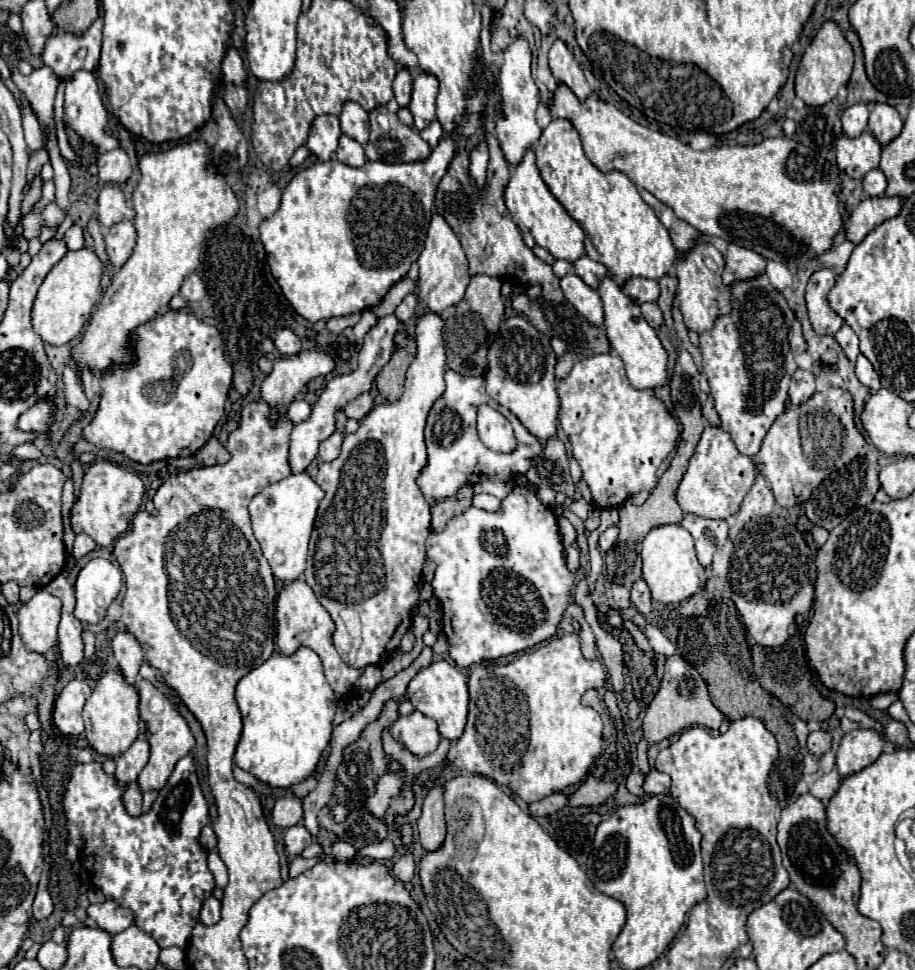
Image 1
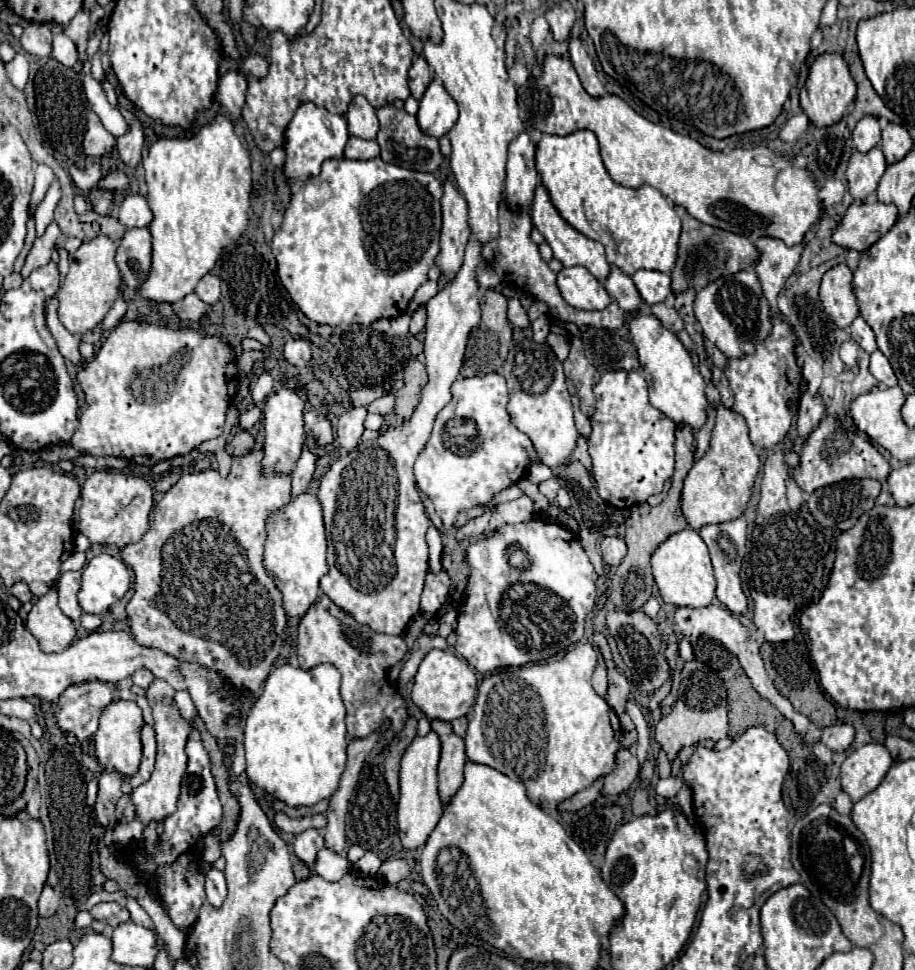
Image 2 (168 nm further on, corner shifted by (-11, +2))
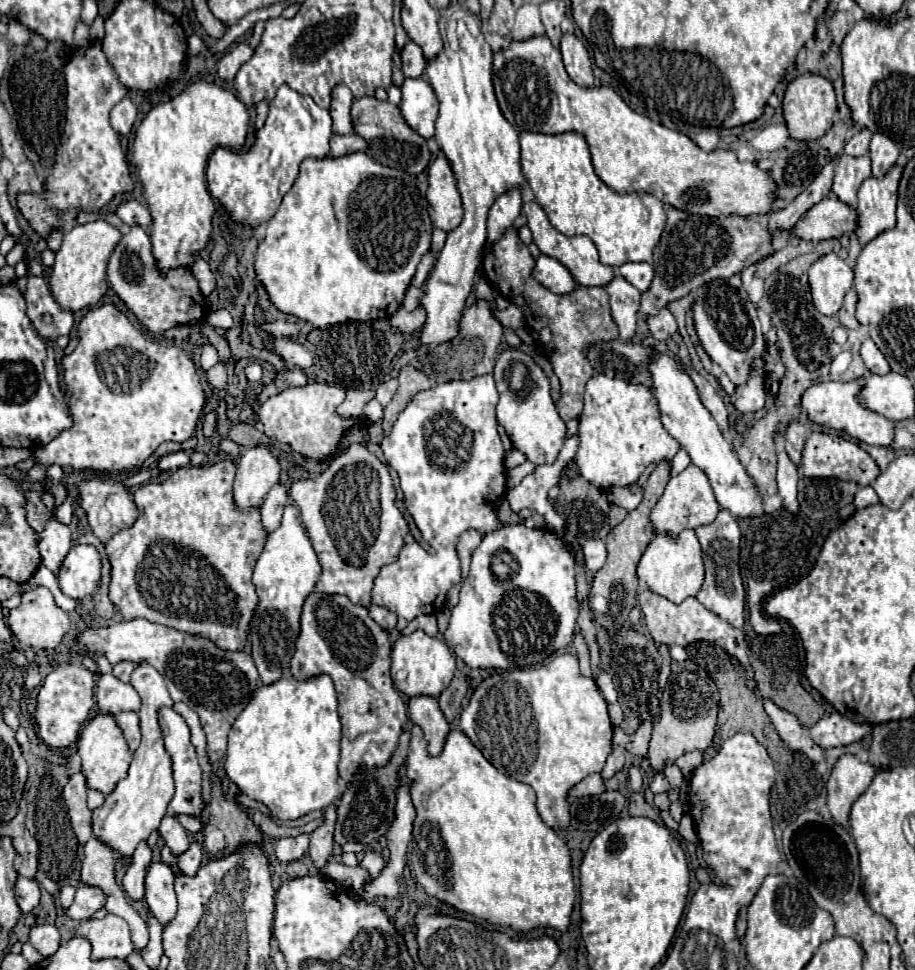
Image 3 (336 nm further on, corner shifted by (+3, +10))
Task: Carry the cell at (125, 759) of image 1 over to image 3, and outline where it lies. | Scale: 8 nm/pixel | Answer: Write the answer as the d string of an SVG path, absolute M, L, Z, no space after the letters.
M119 713L117 723L127 739L127 745L131 751L135 751L141 743L141 733L139 733L139 715L137 713Z

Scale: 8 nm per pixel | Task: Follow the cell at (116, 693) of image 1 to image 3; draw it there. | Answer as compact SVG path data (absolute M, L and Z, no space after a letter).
M99 713L91 721L87 721L79 737L79 755L83 761L83 773L87 777L87 785L101 791L103 795L109 795L115 789L117 781L121 781L127 775L129 761L131 761L131 751L127 747L121 729L117 729L115 715Z

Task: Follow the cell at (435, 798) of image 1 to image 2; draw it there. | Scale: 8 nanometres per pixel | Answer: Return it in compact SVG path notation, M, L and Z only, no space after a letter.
M433 719L431 729L441 739L441 761L439 761L439 795L441 801L447 803L451 799L451 793L459 789L463 783L463 765L467 763L465 745L459 735L453 733L449 721Z

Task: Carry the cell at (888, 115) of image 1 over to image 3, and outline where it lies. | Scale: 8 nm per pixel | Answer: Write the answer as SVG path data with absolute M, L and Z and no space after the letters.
M873 133L871 137L871 149L869 149L869 157L871 157L871 167L873 167L873 175L875 177L883 177L897 161L899 157L899 145L885 137L885 133Z

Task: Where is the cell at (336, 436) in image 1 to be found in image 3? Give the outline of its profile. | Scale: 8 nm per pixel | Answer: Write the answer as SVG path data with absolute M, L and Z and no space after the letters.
M347 391L347 399L335 409L335 413L339 417L351 419L351 417L359 417L363 411L363 405L373 397L373 391Z

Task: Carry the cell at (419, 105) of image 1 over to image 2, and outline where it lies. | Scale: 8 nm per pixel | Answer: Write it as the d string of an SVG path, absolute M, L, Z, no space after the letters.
M431 81L425 95L419 99L417 121L423 133L431 137L443 137L455 125L459 117L459 107L453 97L439 85L439 81Z

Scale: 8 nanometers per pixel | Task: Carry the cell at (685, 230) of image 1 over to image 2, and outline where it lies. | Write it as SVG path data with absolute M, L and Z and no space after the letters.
M675 207L675 213L679 215L679 219L683 223L677 261L671 271L671 289L675 295L679 295L687 289L701 291L711 281L725 277L725 275L739 273L743 269L749 269L759 261L759 249L745 235L735 235L735 233L723 231L719 227L705 225L705 223L693 219L683 207Z

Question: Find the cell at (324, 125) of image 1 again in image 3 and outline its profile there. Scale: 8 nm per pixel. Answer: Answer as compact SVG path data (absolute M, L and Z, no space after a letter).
M283 85L277 91L277 99L269 105L269 115L263 129L255 137L255 145L249 151L215 149L209 157L207 167L207 187L209 193L219 199L231 217L239 223L261 225L269 221L283 195L291 189L297 179L299 165L307 157L327 157L329 137L331 137L331 115L321 109L309 95L301 95L291 87Z

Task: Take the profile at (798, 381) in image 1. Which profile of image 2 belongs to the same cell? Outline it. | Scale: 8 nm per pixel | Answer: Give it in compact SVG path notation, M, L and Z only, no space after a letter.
M805 391L799 401L799 413L797 413L797 437L799 441L805 441L813 429L817 429L819 421L825 417L825 407L819 399L819 395L811 395Z

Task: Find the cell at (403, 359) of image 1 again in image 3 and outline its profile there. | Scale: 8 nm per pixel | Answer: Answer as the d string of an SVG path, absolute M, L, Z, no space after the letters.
M403 365L401 371L399 371L399 375L397 375L397 381L399 381L399 389L397 389L397 393L393 395L393 401L385 407L383 433L389 433L389 431L391 431L397 413L411 401L413 395L417 395L419 391L431 387L427 375L425 375L421 369L413 367L413 365Z

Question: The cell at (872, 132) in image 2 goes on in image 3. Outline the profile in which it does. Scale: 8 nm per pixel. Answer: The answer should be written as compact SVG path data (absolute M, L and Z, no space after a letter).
M859 129L853 133L851 139L847 139L845 143L845 153L847 155L865 155L869 149L869 141L871 141L871 131L869 129Z

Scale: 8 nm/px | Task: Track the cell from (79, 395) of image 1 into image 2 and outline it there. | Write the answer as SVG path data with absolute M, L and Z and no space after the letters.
M51 297L51 299L47 299L47 303L45 303L45 325L47 325L47 329L51 331L51 335L55 337L61 355L63 355L65 359L73 361L73 363L79 367L79 365L81 365L81 355L79 355L79 349L77 349L79 337L73 335L73 333L69 333L69 331L63 327L63 323L59 321L59 317L57 317L57 297Z

